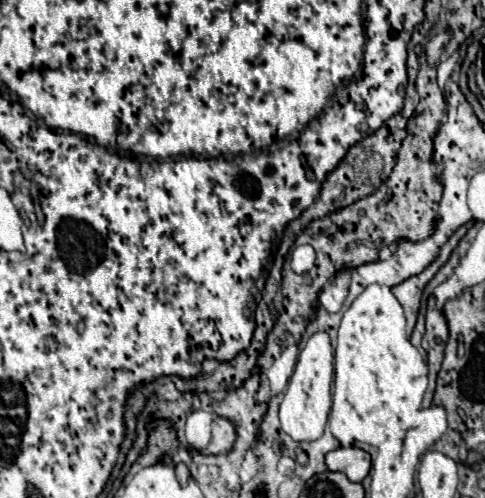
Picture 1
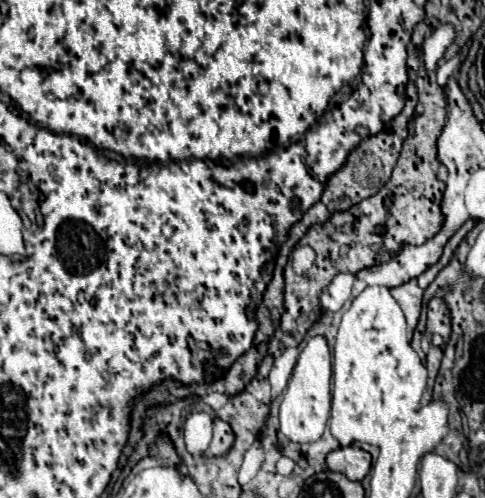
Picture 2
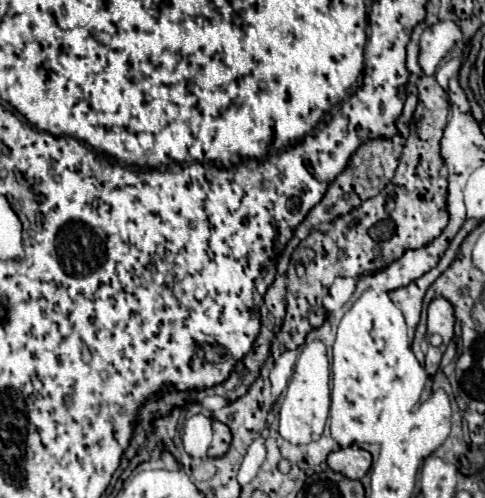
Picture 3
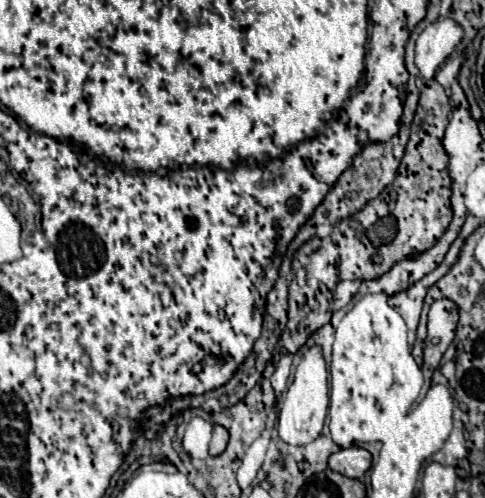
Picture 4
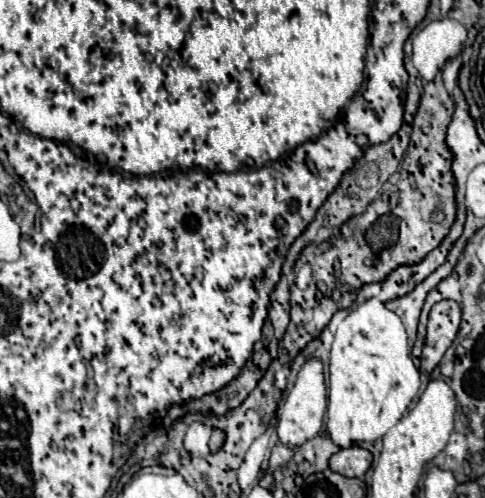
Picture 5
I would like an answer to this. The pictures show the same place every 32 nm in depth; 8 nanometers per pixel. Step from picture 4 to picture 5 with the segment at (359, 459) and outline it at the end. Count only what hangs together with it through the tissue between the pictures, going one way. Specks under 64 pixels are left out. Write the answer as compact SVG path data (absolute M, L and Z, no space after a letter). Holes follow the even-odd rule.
M352 446L346 450L336 452L330 458L330 470L348 476L348 478L364 478L366 470L372 464L372 454L360 446Z

